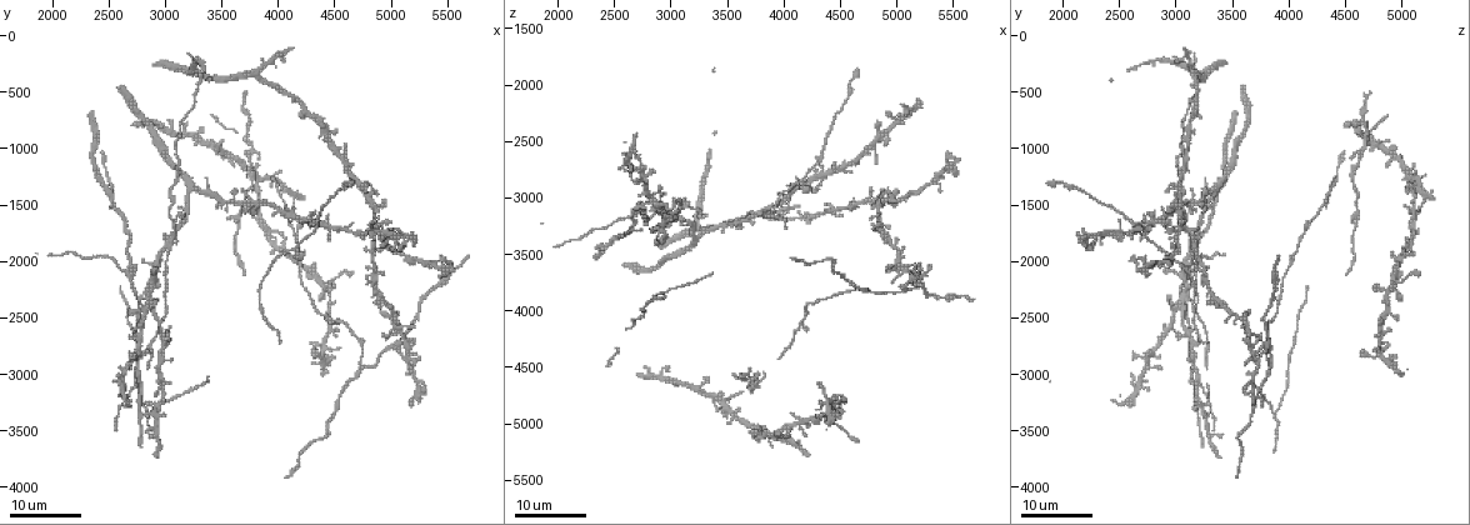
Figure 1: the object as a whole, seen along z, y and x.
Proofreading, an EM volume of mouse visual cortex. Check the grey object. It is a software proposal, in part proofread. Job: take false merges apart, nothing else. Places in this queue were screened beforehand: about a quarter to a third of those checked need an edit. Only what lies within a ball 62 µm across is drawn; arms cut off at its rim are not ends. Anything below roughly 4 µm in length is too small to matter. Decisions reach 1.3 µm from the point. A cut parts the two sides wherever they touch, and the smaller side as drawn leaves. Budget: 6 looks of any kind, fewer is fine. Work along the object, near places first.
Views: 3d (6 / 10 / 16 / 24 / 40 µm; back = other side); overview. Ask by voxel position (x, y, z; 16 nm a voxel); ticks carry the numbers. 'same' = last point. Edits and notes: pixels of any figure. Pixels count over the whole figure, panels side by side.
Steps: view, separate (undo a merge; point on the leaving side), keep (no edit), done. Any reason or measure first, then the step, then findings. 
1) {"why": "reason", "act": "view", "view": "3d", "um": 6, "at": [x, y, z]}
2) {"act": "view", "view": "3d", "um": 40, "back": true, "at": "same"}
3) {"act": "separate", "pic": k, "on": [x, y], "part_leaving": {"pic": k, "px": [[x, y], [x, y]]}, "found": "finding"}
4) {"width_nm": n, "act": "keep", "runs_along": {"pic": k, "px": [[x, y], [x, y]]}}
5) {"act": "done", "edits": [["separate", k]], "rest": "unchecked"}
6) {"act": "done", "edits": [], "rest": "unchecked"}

{"why": "small branch off a trunk", "act": "view", "view": "3d", "um": 16, "at": [2640, 2100, 3140]}

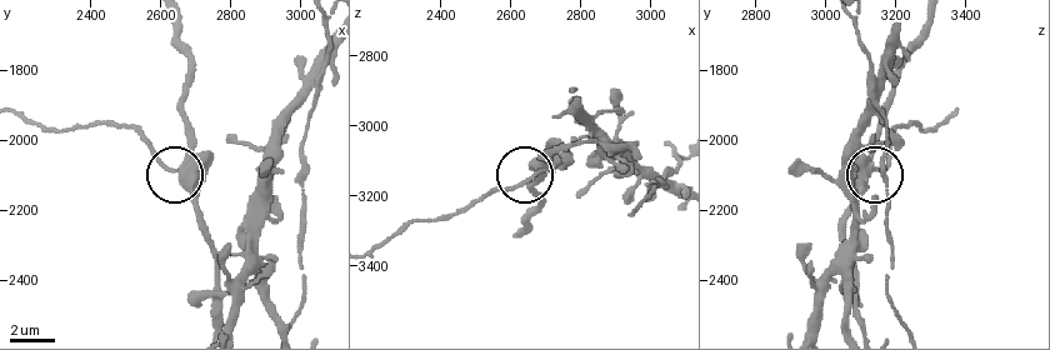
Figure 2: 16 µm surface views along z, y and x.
{"why": "zoom in", "act": "view", "view": "3d", "um": 10, "at": [2660, 2080, 3150]}

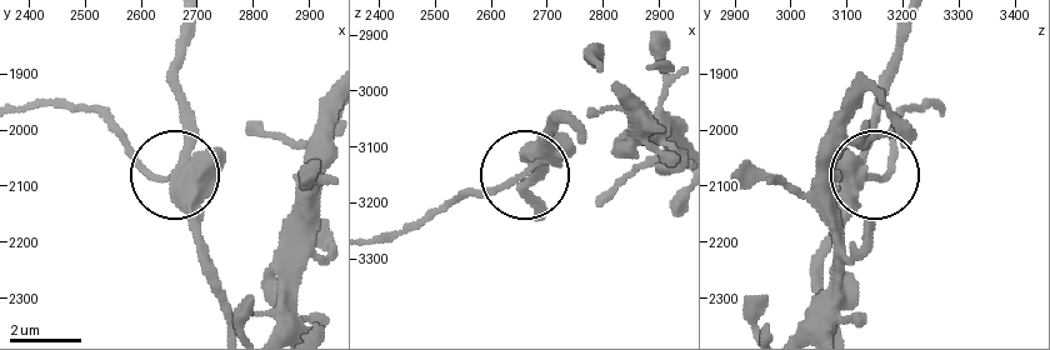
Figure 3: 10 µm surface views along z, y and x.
{"arms": 3, "act": "separate", "pic": 3, "on": [149, 175], "found": "two neurons meet here"}

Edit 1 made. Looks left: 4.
{"why": "see it whole again", "act": "view", "view": "overview"}

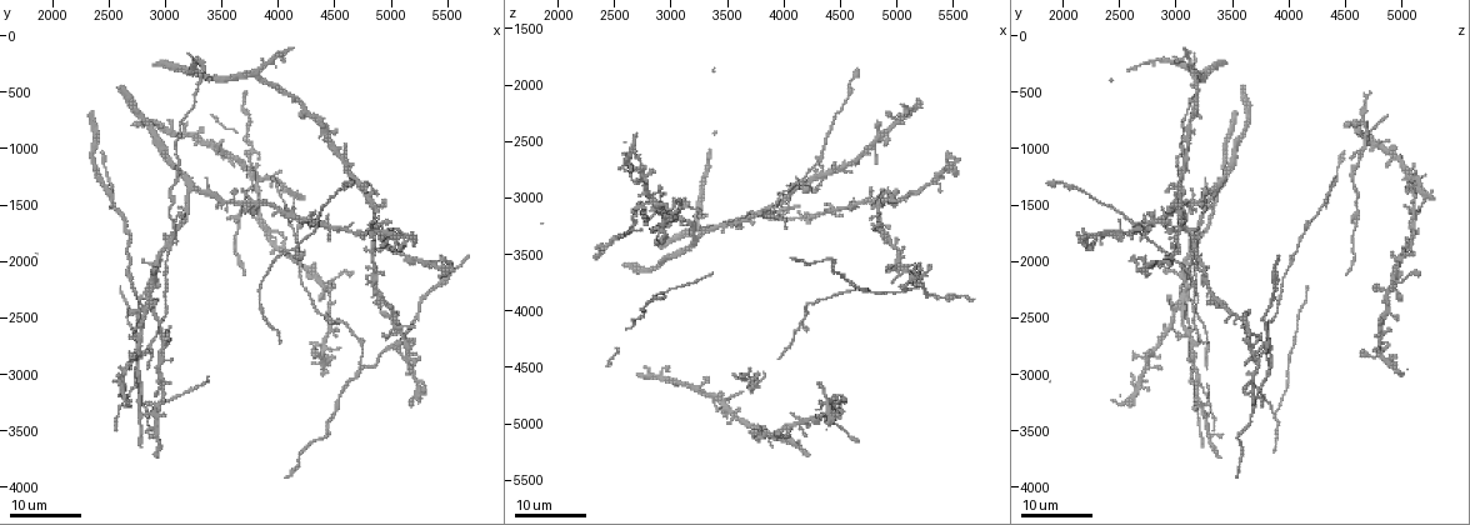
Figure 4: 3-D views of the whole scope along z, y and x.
{"act": "view", "view": "3d", "um": 24, "at": [3720, 940, 4700]}

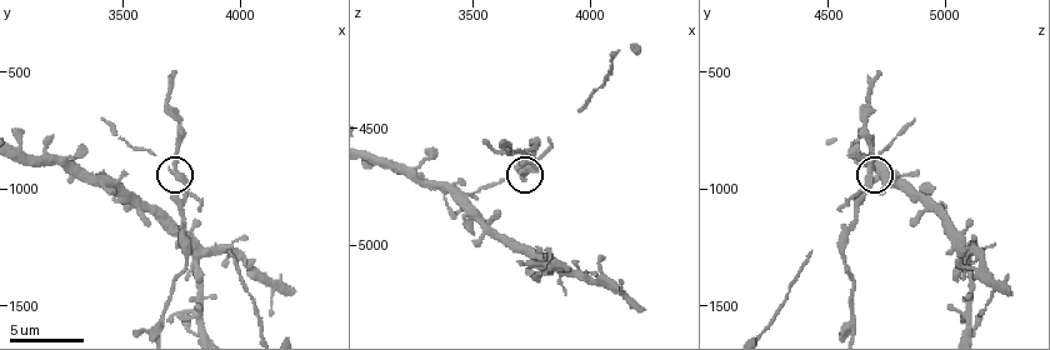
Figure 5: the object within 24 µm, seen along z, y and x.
{"act": "view", "view": "3d", "um": 10, "at": [3700, 910, 4690]}

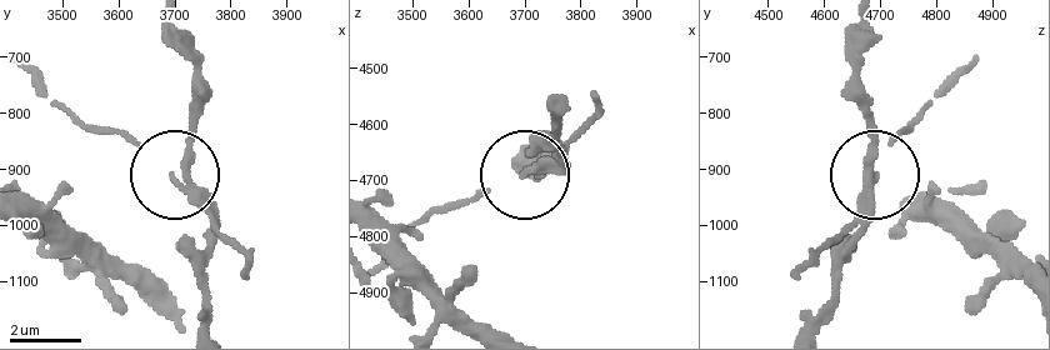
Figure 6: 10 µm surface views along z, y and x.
{"width_nm": 170, "act": "separate", "pic": 6, "on": [203, 251], "part_leaving": {"pic": 6, "px": [[205, 203], [214, 228], [205, 325]]}, "found": "a second neuron is stuck on"}

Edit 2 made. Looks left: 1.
{"act": "done", "edits": [["separate", 3], ["separate", 6]], "rest": "unchecked"}

